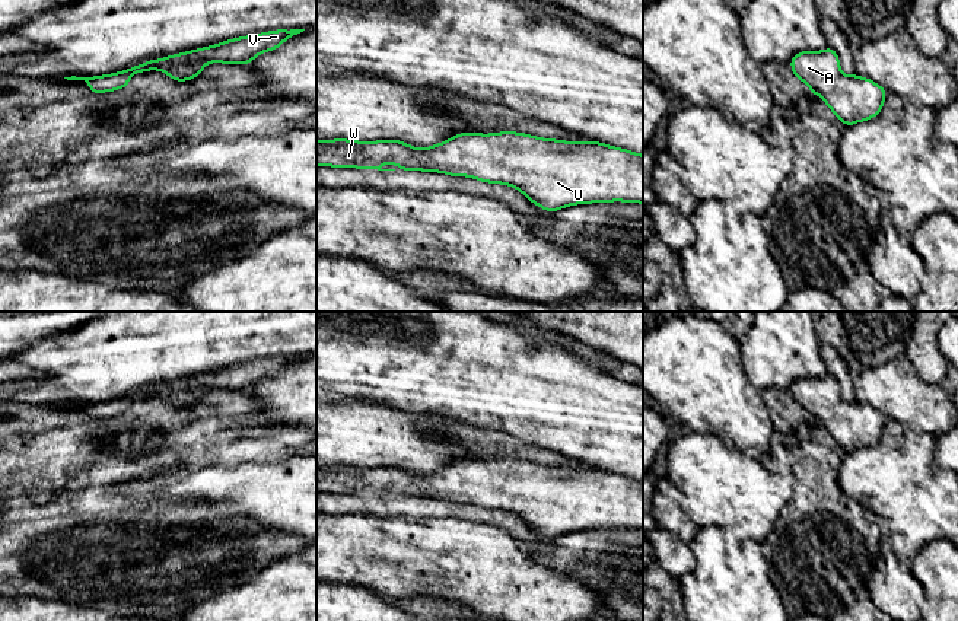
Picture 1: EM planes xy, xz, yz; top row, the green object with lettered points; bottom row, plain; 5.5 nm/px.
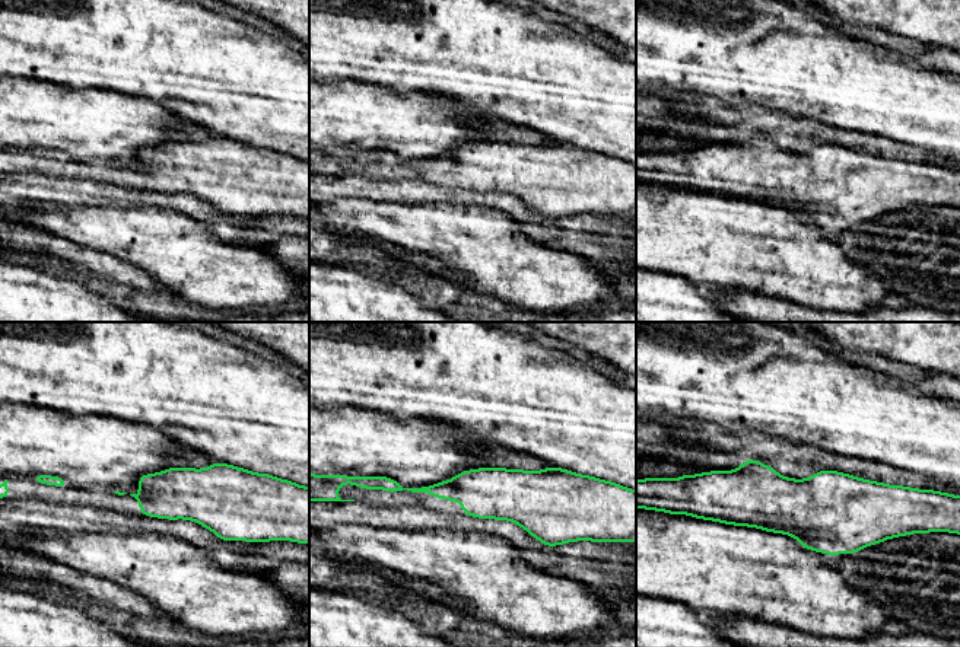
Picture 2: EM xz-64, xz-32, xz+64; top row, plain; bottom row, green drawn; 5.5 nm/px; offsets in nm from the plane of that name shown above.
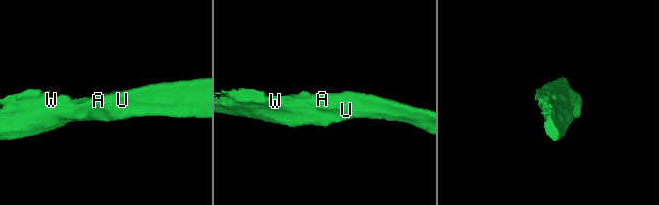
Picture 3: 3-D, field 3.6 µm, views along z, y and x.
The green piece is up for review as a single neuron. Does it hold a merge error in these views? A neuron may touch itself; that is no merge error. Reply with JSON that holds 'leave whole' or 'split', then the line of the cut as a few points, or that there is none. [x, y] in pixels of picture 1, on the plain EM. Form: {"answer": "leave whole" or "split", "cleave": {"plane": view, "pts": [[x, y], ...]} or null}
{"answer": "leave whole", "cleave": null}

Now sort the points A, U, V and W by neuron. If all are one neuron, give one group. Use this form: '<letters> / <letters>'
A U V W

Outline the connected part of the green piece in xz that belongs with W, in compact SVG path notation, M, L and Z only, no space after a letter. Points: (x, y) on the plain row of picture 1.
M503 458L503 459L491 459L491 461L480 461L480 459L459 459L455 464L433 471L432 474L417 475L400 466L379 466L379 468L356 468L356 466L316 466L316 493L334 493L334 494L370 494L378 497L395 497L395 496L381 496L382 490L397 490L400 497L414 496L423 499L440 499L452 503L468 503L478 506L481 509L490 510L503 510L519 516L529 528L537 531L538 534L547 536L548 539L554 539L563 534L570 534L573 531L589 531L589 529L611 529L611 528L624 528L624 529L642 529L643 531L643 481L637 481L631 477L620 475L615 472L608 472L599 468L563 468L554 465L541 465L534 464L523 459Z

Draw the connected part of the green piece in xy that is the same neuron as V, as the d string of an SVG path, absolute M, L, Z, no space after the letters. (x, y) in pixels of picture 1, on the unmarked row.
M279 356L249 363L241 363L187 379L179 379L159 386L149 386L133 392L125 398L93 404L64 404L67 407L85 407L92 420L104 420L128 413L133 401L149 397L160 397L176 408L191 407L203 399L207 389L244 391L248 392L255 383L265 378L277 376L286 366L305 356Z

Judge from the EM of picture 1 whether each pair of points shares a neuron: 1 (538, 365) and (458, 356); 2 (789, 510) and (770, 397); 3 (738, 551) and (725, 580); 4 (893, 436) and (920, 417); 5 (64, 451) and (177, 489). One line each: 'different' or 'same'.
1: same
2: same
3: same
4: different
5: different

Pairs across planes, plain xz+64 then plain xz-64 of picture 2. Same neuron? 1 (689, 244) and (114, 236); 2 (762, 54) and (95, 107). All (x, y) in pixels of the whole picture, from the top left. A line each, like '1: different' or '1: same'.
1: same
2: different

